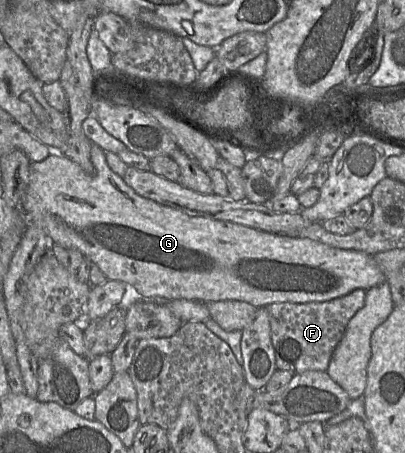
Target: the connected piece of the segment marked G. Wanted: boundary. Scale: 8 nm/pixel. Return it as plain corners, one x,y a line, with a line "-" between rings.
91,145
90,154
92,163
95,167
94,175
85,173
77,163
57,152
52,152
41,162
31,162
29,183
25,192
21,215
23,216
26,226
40,226
52,239
55,245
67,249
79,250
85,259
89,260
91,263
100,268
108,280
122,281
128,285
131,285
142,299
187,299
197,300
204,303
224,300
238,300
248,302
258,308
268,306
276,302
308,303
328,301
344,296
358,288
367,290
386,282
386,277
377,263
373,260
373,255
368,255
361,251
334,248
308,238
294,238
283,234
264,232
229,221
187,215
182,211
160,205
150,199
139,196
124,182
121,176
117,175
109,168
106,162
106,153
97,145

